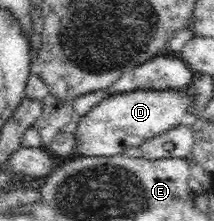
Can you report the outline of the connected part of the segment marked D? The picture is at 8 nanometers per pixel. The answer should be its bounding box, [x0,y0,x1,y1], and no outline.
[74,90,193,157]

